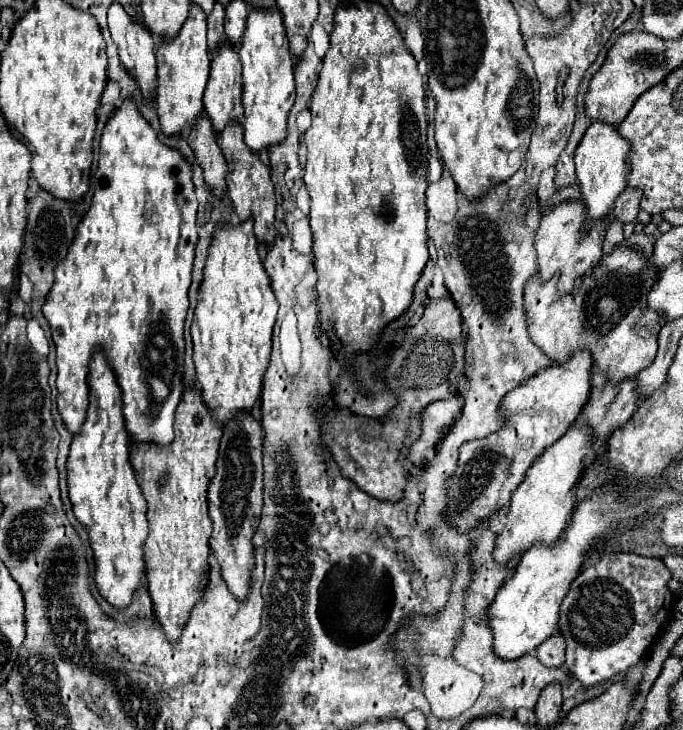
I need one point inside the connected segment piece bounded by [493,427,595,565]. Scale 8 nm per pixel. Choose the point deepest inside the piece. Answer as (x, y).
(539, 508)

